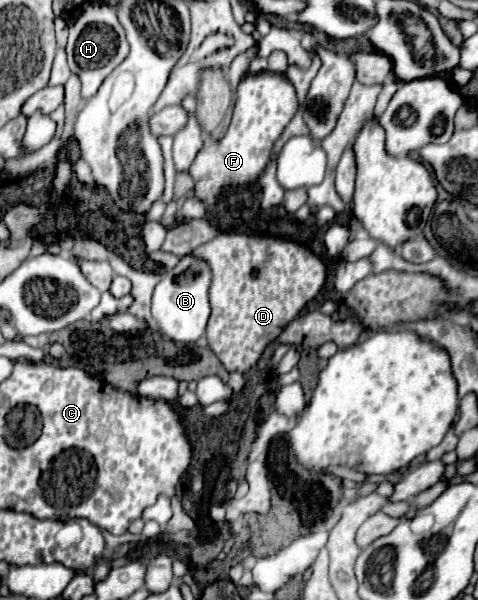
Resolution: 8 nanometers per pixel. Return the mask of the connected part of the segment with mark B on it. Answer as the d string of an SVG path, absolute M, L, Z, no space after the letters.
M184 256L176 268L168 270L154 288L152 296L152 318L156 320L160 332L174 342L182 344L196 342L204 334L206 320L210 318L208 288L210 268L206 268L202 260L194 260L194 256Z

